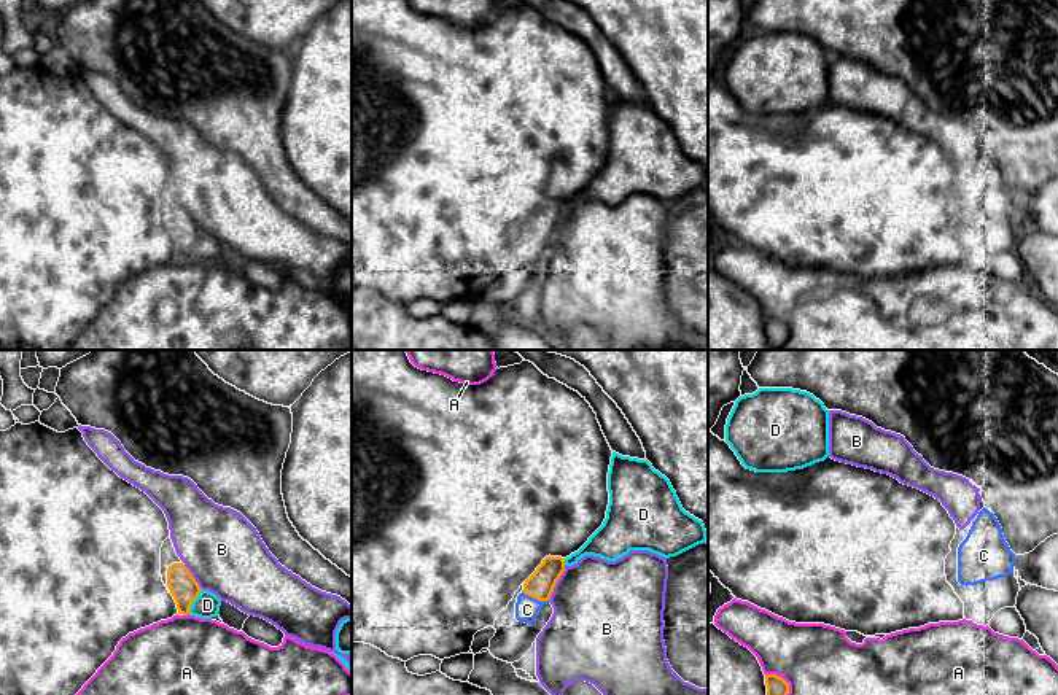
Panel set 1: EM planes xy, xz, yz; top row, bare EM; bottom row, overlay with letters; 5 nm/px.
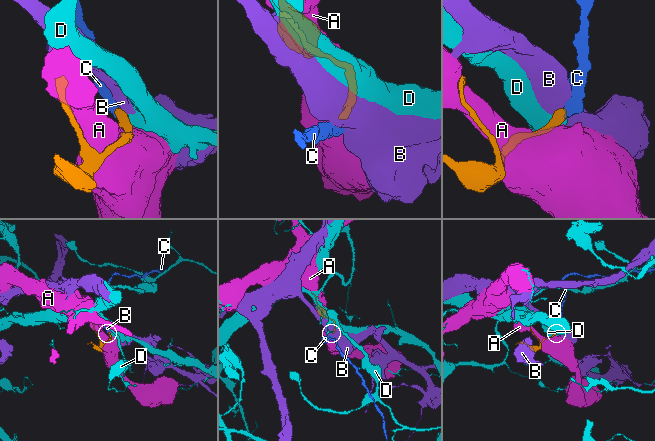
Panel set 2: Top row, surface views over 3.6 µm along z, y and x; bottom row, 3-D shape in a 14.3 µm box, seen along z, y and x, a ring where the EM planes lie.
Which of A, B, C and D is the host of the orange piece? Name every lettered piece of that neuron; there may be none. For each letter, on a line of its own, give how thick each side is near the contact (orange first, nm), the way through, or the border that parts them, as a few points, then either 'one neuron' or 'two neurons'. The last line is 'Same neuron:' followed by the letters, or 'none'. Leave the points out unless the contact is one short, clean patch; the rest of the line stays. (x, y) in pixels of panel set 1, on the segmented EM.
A: calibres 100 and 360 nm; two neurons
B: calibres 140 and 460 nm; border xz (565, 565), (548, 600); two neurons
C: calibres 140 and 130 nm; way xz (540, 586), (535, 598), (527, 609); one neuron
D: calibres 140 and 130 nm; border xy (201, 589), (188, 613); two neurons
Same neuron: C

